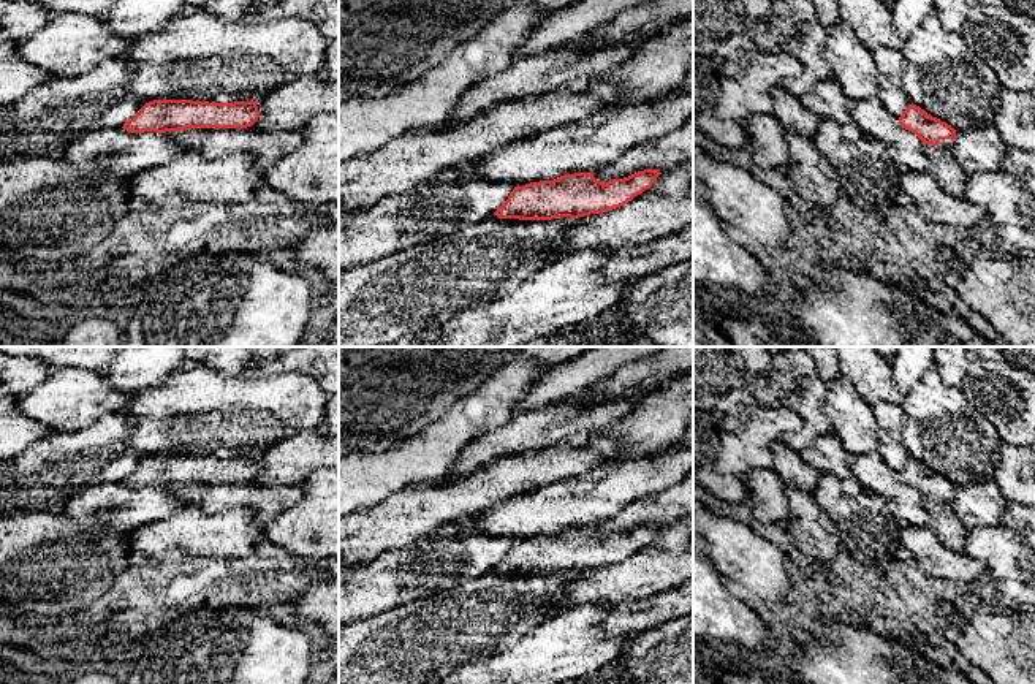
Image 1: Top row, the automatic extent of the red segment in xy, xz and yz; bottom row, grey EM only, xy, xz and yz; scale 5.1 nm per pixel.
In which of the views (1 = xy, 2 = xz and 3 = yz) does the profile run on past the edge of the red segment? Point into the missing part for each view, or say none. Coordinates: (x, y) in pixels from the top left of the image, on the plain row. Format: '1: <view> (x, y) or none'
1: none
2: none
3: yz (947, 499)

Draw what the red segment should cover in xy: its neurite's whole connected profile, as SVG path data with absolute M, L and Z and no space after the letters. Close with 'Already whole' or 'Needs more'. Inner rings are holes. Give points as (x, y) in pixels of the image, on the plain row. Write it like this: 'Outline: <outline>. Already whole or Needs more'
Outline: M154 454L123 478L123 484L180 486L191 483L247 483L260 472L256 456L209 458L193 454Z. Already whole

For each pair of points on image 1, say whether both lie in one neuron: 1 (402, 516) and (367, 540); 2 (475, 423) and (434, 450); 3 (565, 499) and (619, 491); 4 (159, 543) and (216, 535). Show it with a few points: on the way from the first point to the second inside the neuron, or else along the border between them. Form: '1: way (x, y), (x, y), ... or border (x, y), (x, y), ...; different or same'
1: way (394, 521), (375, 532); same
2: way (466, 423), (461, 423), (443, 440); same
3: way (578, 499), (589, 499), (606, 491); same
4: way (173, 537), (201, 535); same

